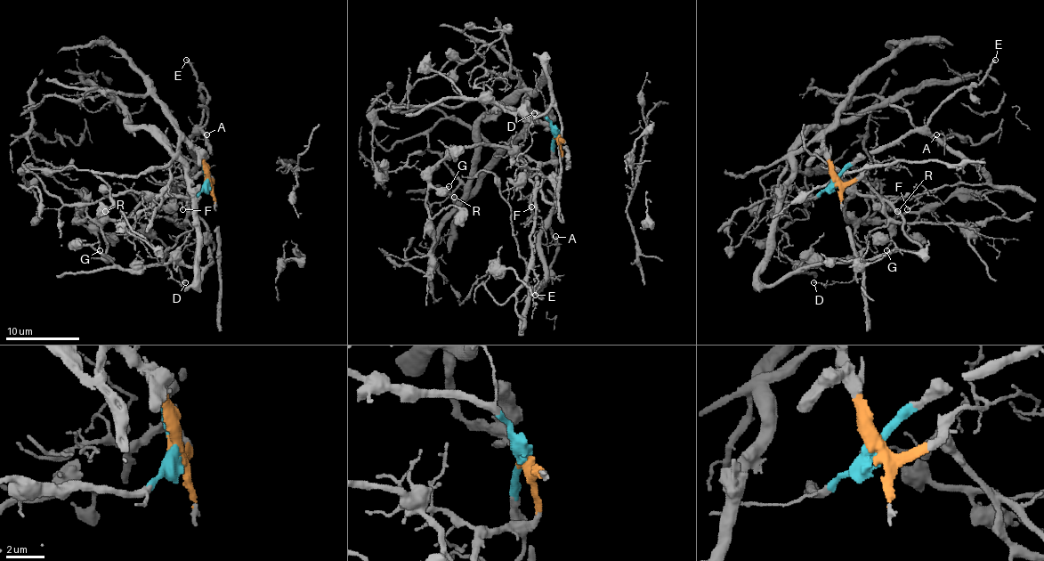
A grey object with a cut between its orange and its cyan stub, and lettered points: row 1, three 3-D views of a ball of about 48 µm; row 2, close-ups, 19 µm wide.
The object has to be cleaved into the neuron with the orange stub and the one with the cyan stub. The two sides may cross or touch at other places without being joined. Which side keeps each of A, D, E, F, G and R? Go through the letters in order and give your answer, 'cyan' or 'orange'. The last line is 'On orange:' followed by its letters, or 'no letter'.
A: cyan
D: orange
E: cyan
F: orange
G: orange
R: orange
On orange: D, F, G, R

